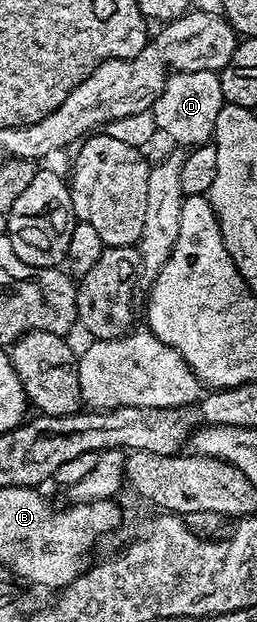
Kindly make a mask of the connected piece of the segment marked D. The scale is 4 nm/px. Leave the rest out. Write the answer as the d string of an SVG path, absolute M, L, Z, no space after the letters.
M208 70L170 72L169 75L167 75L164 90L158 95L158 99L155 100L152 109L155 126L159 133L163 134L163 132L167 132L167 134L178 143L175 144L178 146L209 144L215 139L214 127L216 126L217 114L220 113L223 103L219 73L209 72Z

